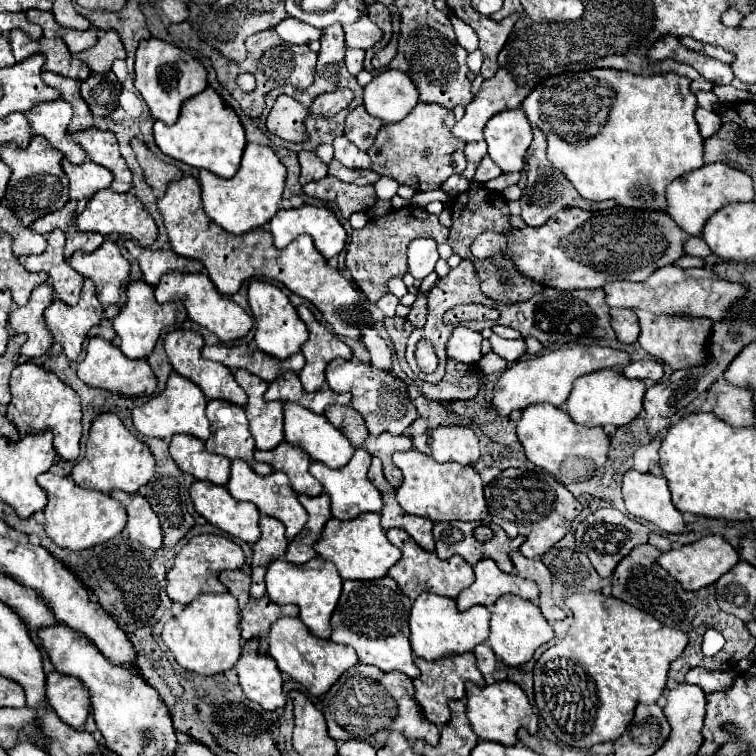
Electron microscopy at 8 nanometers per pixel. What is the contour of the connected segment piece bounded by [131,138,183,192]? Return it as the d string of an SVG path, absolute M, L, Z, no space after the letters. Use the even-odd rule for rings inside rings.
M133 138L133 140L131 140L131 148L133 148L133 152L135 152L135 156L137 156L143 172L145 172L147 184L149 184L153 190L163 192L171 182L183 178L183 172L181 172L177 166L159 160L141 140Z

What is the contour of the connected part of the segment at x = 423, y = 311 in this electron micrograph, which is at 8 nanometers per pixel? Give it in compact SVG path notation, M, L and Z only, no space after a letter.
M419 292L417 294L417 300L415 300L415 304L411 306L411 312L409 312L409 320L411 320L411 324L415 326L415 328L421 328L423 324L425 324L425 316L427 316L427 298Z

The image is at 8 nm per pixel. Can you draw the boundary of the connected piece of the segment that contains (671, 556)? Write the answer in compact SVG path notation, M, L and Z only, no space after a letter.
M719 534L715 536L705 536L689 546L683 546L679 550L669 550L665 554L659 556L659 564L675 578L679 580L679 584L683 584L683 588L687 590L701 590L709 584L715 584L719 580L719 576L723 576L725 572L729 572L735 564L739 562L739 554L735 552L735 548L731 544L727 544L727 540Z

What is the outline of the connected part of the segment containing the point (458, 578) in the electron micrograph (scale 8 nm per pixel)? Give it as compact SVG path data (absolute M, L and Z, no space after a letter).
M401 528L387 530L387 538L389 538L391 544L395 544L403 552L401 560L389 570L389 576L399 584L399 588L411 600L415 600L421 592L427 592L427 590L433 590L439 596L457 598L461 590L471 586L471 582L473 582L473 568L461 556L451 556L451 560L439 560L435 556L435 552L427 552L427 550L419 548L415 544L415 540Z

